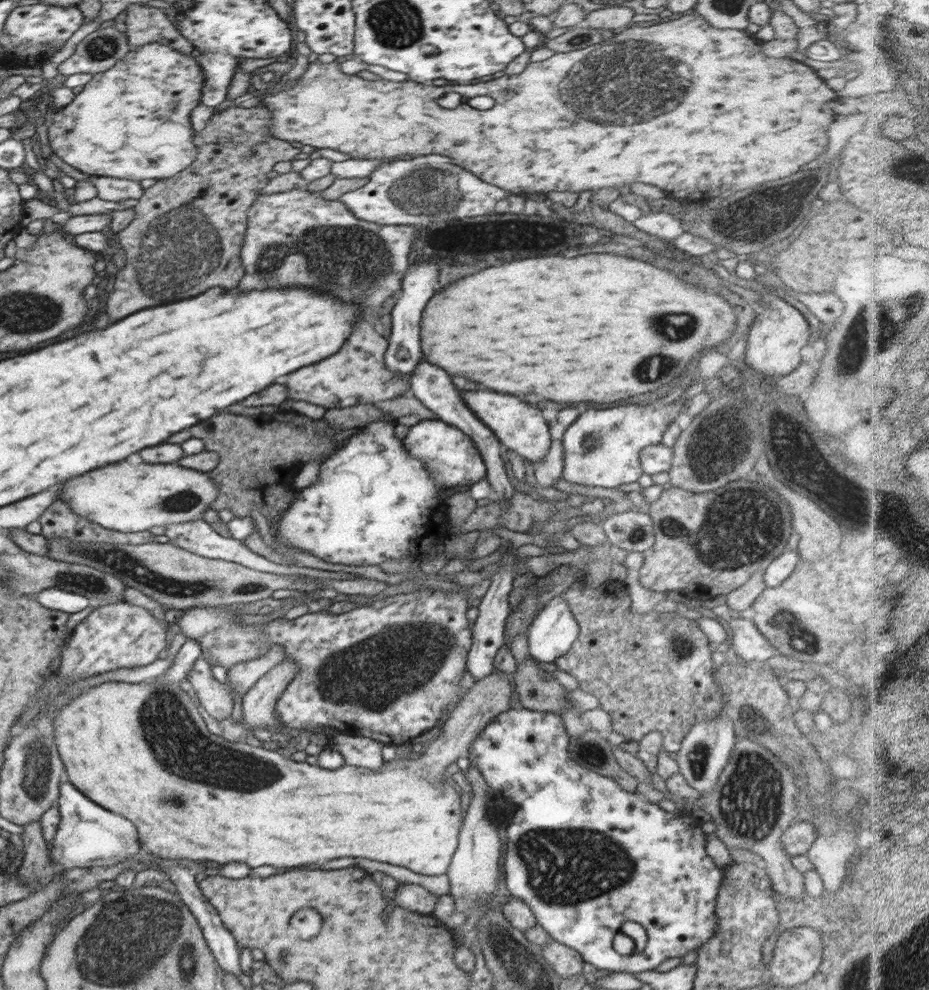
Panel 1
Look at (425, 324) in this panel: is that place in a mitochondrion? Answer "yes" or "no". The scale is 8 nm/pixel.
no

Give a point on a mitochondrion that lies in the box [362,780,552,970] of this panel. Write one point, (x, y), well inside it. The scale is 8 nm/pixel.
(503, 946)

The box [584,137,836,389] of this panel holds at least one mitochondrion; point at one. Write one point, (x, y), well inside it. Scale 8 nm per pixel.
(741, 218)

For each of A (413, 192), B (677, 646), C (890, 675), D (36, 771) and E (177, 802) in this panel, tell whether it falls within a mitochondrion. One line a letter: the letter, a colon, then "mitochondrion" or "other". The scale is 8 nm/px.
A: mitochondrion
B: mitochondrion
C: other
D: mitochondrion
E: mitochondrion

